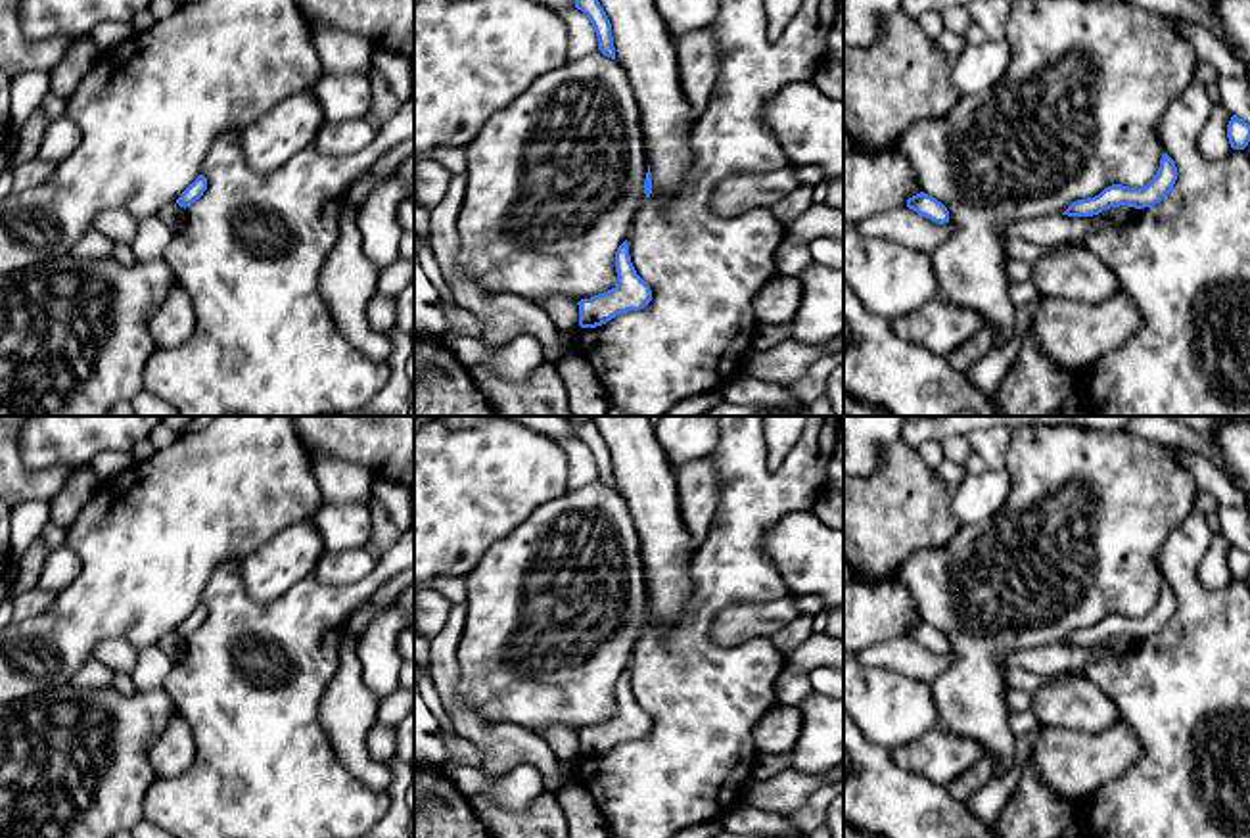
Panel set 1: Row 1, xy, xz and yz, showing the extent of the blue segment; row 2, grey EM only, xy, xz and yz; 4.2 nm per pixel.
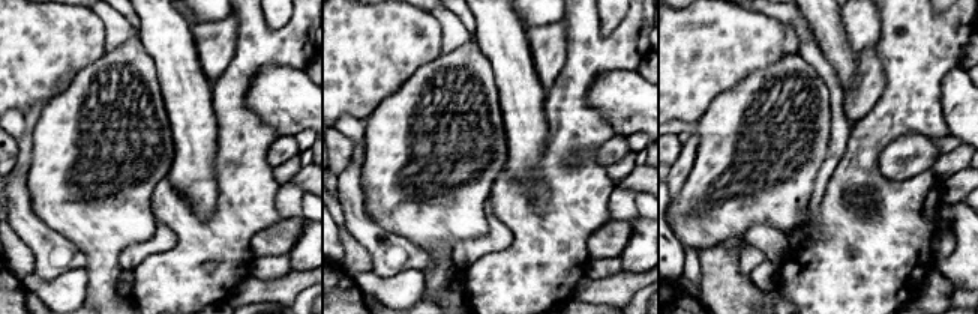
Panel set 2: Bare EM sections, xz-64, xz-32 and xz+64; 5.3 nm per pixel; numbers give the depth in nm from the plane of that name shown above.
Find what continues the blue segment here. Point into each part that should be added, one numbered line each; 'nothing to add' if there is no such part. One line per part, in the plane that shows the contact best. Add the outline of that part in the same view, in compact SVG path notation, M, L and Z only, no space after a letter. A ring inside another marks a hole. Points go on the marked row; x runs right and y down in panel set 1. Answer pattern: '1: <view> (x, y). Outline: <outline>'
nothing to add

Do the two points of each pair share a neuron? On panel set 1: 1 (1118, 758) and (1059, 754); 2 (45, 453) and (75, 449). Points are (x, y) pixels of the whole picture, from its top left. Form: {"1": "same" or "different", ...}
{"1": "same", "2": "same"}

